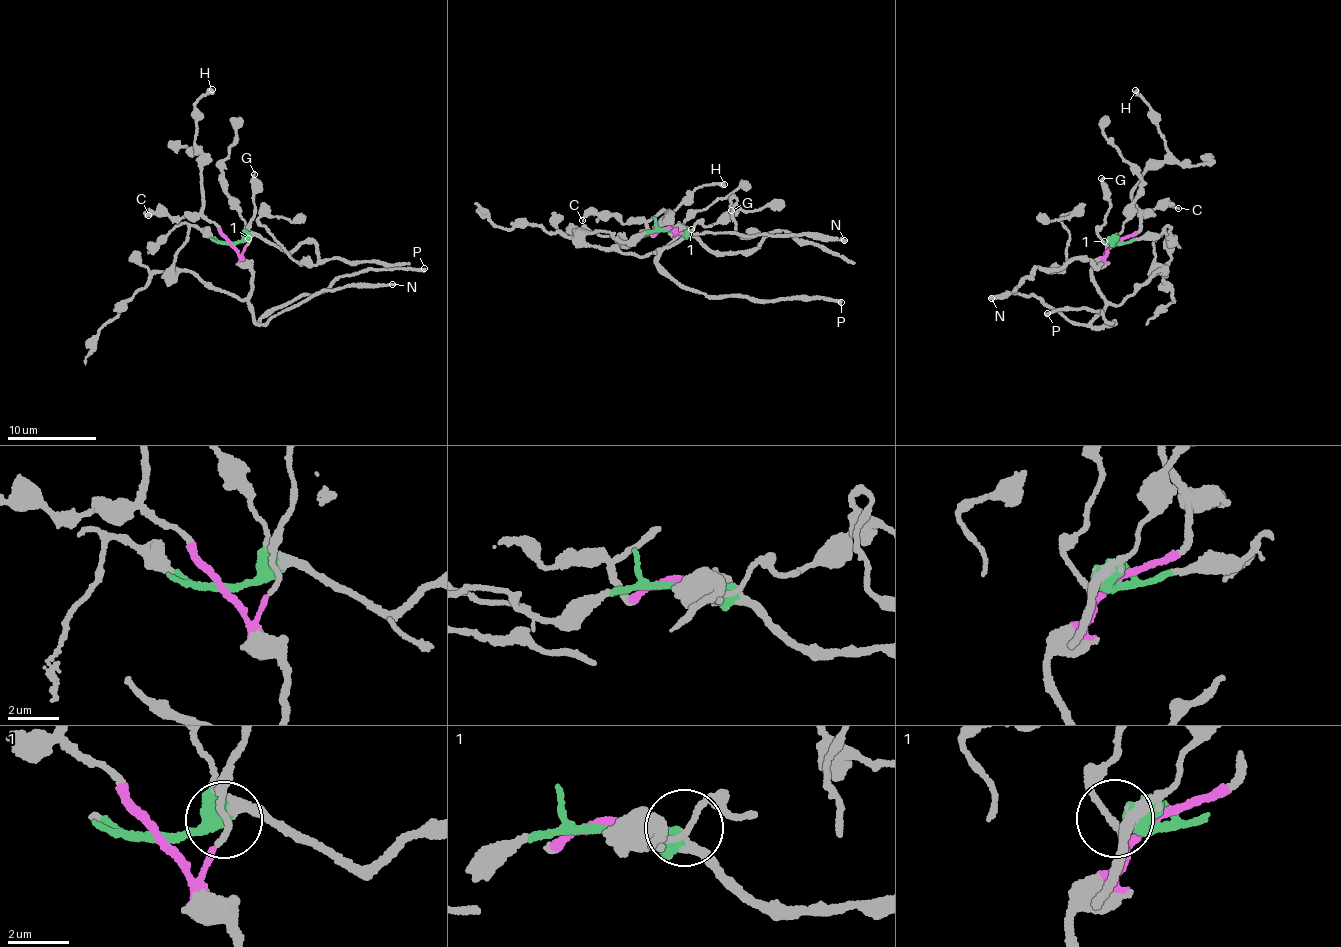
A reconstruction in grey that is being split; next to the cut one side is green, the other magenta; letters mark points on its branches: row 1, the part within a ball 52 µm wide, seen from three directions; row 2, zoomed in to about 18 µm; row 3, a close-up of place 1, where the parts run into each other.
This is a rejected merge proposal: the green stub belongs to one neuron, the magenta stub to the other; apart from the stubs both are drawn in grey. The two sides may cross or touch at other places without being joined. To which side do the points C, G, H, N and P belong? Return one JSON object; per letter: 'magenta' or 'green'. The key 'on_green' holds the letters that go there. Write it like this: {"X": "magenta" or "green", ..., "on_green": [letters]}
{"C": "magenta", "G": "magenta", "H": "magenta", "N": "magenta", "P": "magenta", "on_green": []}

